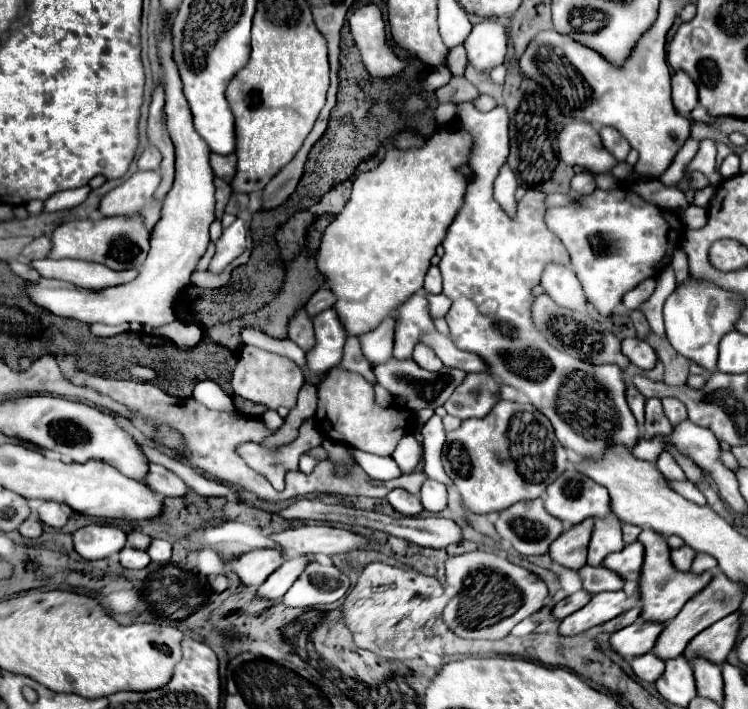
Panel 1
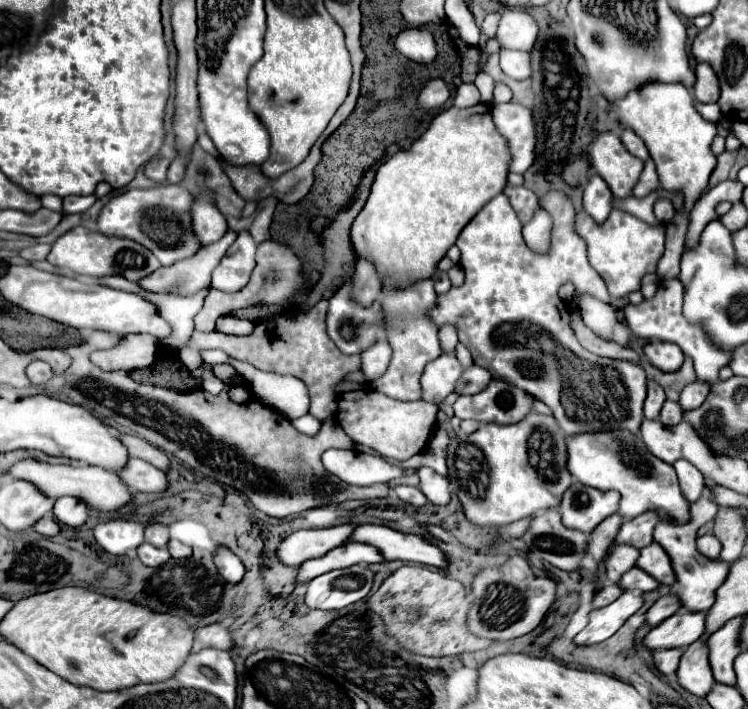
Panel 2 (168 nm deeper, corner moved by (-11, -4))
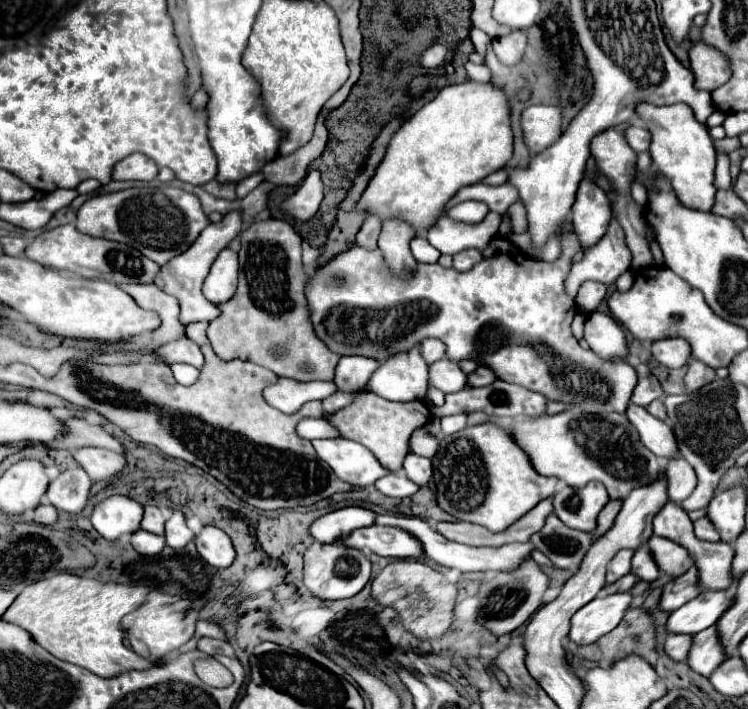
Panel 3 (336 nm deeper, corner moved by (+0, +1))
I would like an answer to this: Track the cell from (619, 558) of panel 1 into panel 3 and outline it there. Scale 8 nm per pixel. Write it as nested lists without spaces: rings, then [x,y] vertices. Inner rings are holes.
[[[652,536],[648,542],[646,542],[646,548],[652,552],[652,558],[656,562],[656,566],[672,576],[672,578],[678,578],[682,576],[690,566],[692,566],[692,560],[690,560],[690,554],[688,550],[684,550],[682,546],[670,542],[668,538],[660,538],[660,536]]]

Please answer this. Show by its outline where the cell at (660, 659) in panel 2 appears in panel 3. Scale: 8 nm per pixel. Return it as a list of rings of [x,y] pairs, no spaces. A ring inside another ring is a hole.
[[[668,634],[666,642],[664,642],[664,654],[672,660],[678,660],[682,662],[688,654],[688,648],[690,648],[690,642],[692,642],[692,636],[686,636],[686,634]]]

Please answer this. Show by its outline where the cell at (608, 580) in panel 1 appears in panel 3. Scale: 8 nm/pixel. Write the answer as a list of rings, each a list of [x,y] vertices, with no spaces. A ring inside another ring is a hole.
[[[640,546],[632,558],[632,574],[636,574],[644,582],[654,582],[660,576],[658,566],[652,560],[652,554],[646,550],[646,546]]]

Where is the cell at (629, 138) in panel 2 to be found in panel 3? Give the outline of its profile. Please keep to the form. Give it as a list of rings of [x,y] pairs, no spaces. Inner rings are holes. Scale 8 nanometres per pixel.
[[[628,126],[624,130],[624,138],[634,152],[646,152],[650,146],[650,132],[642,126]]]

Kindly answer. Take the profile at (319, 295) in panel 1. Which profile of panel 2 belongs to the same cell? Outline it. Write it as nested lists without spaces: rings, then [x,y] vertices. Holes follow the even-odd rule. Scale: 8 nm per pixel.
[[[361,257],[353,275],[353,295],[355,299],[359,299],[359,303],[363,305],[371,305],[379,293],[381,293],[381,285],[379,285],[379,273],[375,269],[375,265],[371,263],[371,259]]]

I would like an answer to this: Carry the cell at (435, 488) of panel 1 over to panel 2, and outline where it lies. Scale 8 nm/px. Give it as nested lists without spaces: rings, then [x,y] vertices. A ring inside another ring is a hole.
[[[421,467],[417,471],[419,475],[419,487],[425,493],[425,497],[433,503],[433,505],[447,505],[449,503],[449,481],[447,477],[435,473],[429,467]]]

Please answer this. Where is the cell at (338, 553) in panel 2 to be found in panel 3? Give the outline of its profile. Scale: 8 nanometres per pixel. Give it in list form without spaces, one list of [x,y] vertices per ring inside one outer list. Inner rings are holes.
[[[368,526],[354,530],[348,538],[340,540],[342,546],[352,546],[356,550],[368,550],[372,554],[386,558],[418,558],[422,556],[422,546],[416,538],[398,528]]]

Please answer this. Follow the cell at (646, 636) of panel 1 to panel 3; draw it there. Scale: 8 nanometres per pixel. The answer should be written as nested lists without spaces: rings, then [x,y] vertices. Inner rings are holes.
[[[708,590],[674,610],[666,620],[668,634],[698,634],[718,622],[724,610],[732,604],[730,590]]]

